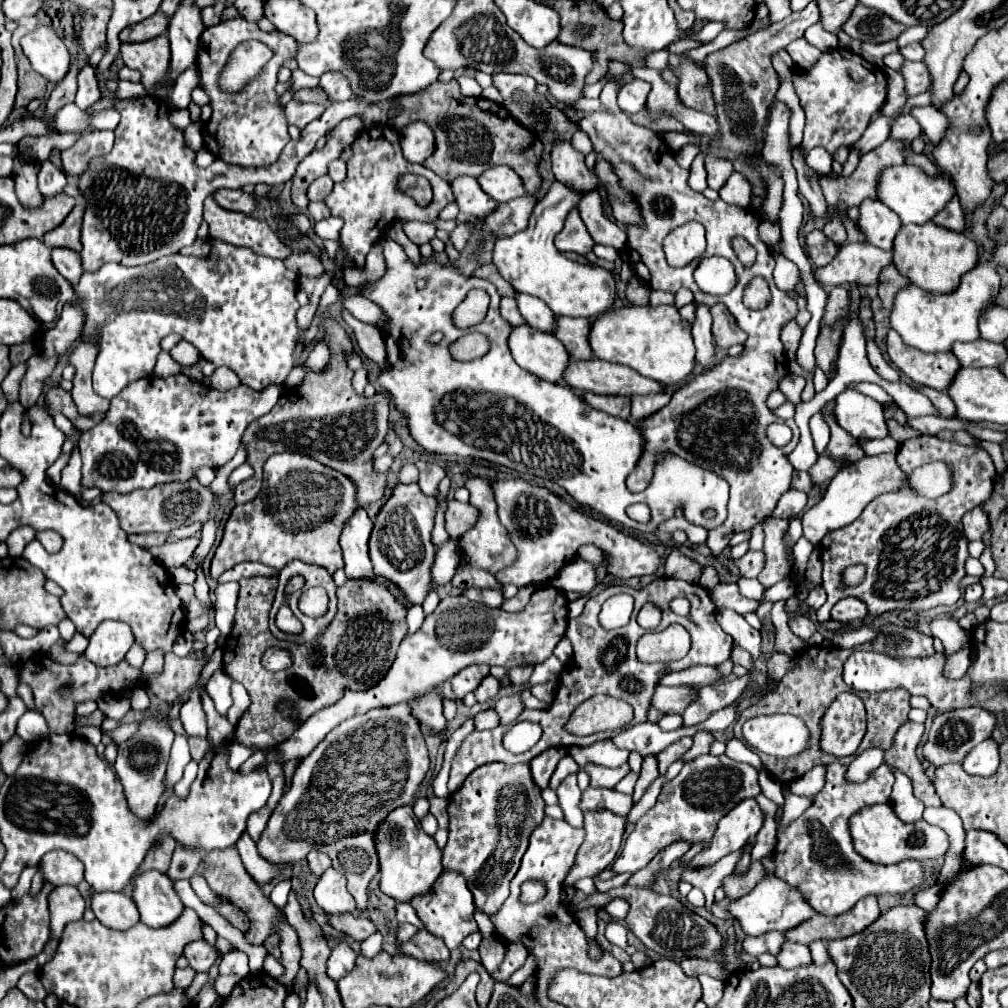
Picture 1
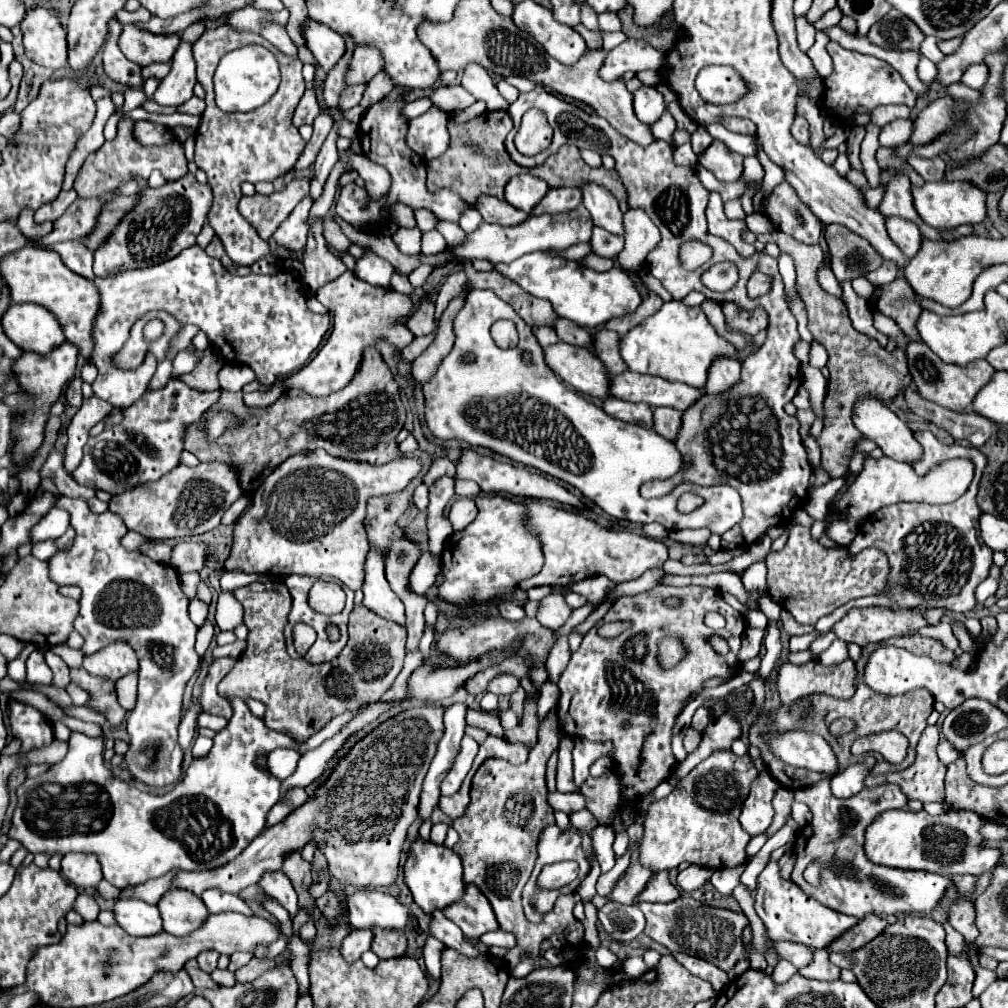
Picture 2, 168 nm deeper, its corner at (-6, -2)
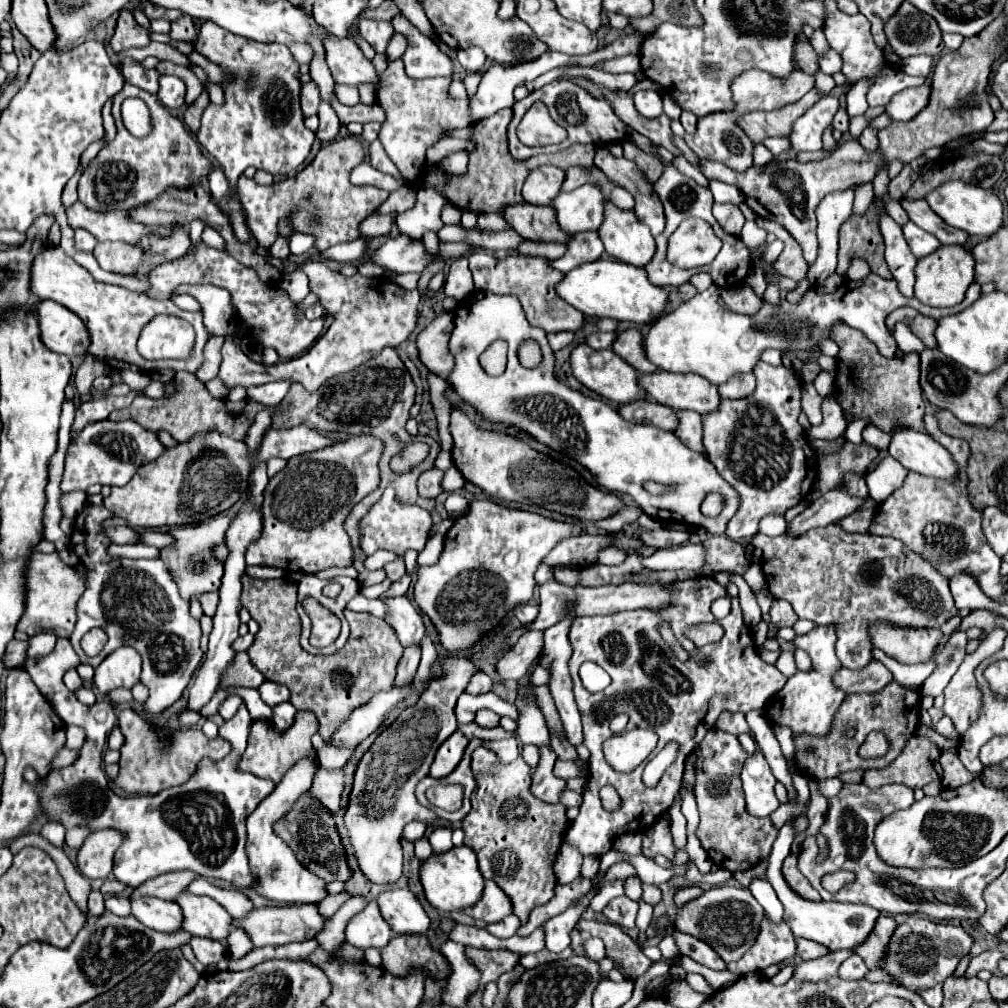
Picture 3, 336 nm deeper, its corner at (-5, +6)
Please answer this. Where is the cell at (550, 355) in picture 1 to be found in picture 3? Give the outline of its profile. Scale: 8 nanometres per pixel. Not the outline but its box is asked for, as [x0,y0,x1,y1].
[571,344,647,404]

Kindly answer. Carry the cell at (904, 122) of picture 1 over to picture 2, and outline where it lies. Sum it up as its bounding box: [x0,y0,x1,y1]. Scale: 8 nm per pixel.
[880,120,914,146]

